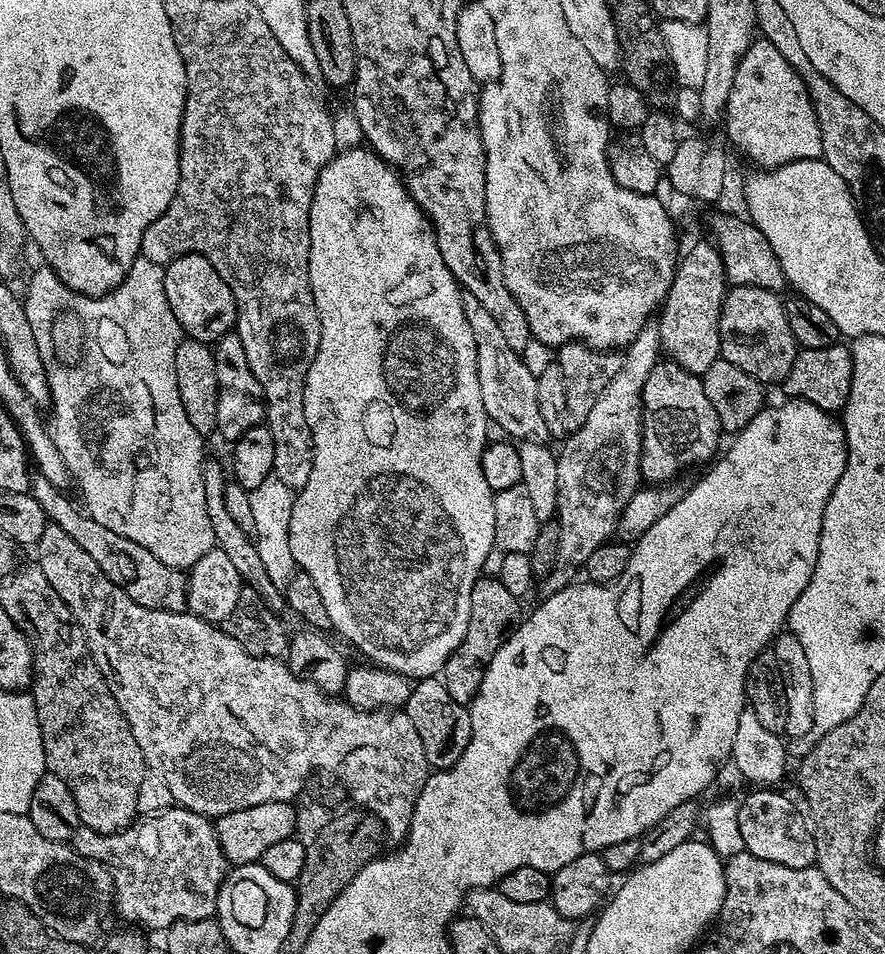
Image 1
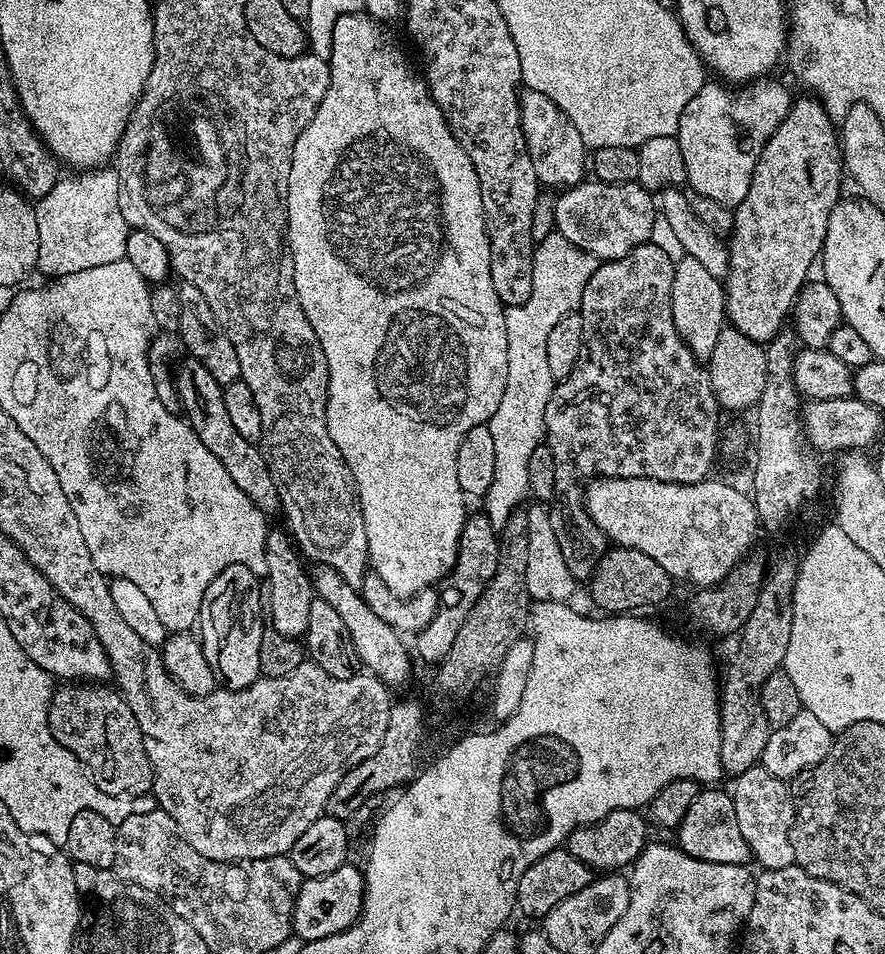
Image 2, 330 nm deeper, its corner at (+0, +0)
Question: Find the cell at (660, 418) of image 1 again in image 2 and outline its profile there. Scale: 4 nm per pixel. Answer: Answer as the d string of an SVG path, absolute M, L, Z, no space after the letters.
M681 255L674 263L674 282L670 310L674 310L674 326L696 359L706 362L714 354L718 334L726 327L728 307L724 301L724 286L721 277L710 274L695 258Z

